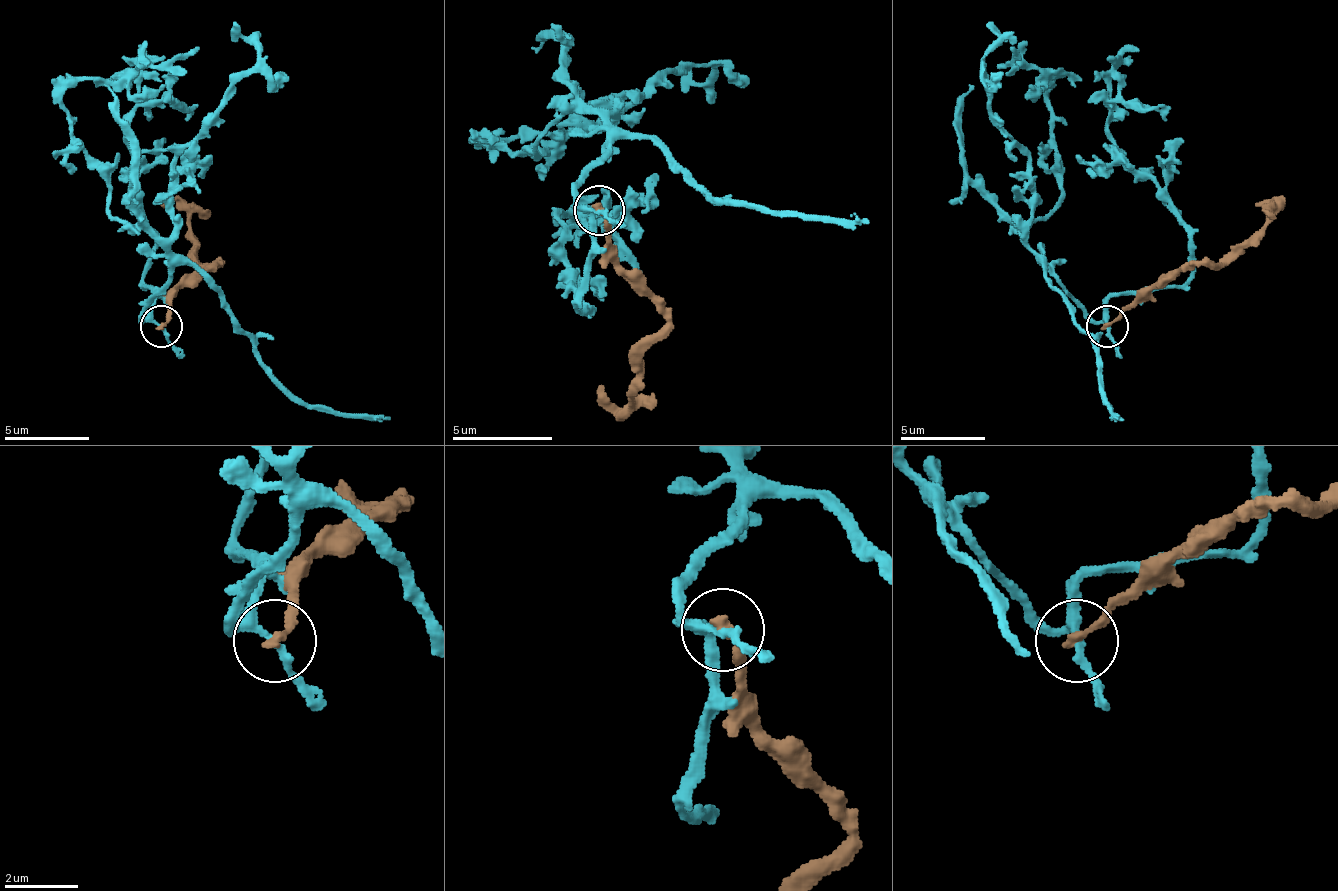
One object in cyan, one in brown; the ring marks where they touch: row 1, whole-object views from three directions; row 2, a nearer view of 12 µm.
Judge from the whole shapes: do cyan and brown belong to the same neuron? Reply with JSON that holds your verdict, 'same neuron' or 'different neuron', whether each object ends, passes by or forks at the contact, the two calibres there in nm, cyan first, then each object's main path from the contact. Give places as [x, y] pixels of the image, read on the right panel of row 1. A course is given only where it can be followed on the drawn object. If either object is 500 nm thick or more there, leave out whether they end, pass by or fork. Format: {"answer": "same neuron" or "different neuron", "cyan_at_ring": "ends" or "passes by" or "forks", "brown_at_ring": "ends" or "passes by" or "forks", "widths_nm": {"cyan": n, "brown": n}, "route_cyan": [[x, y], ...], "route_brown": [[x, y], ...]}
{"answer": "different neuron", "cyan_at_ring": "forks", "brown_at_ring": "ends", "widths_nm": {"cyan": 170, "brown": 260}, "route_cyan": [[1108, 325], [1095, 321], [1023, 241], [1023, 232], [1061, 194], [1061, 173], [1045, 75], [1015, 63], [1011, 46]], "route_brown": [[1108, 325], [1184, 270], [1210, 266], [1235, 253], [1273, 215], [1273, 202], [1256, 207]]}

